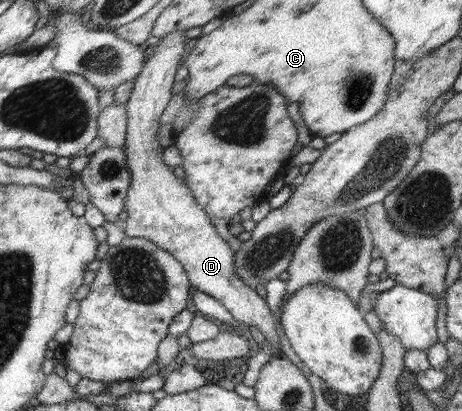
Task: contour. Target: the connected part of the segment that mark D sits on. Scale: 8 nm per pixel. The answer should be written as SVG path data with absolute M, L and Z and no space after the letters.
M173 32L154 46L154 55L145 61L125 103L128 122L123 150L132 185L124 197L124 211L128 215L124 233L127 238L141 237L152 241L173 254L173 257L184 264L184 269L192 278L192 284L199 291L220 301L237 321L246 326L257 327L271 344L273 353L282 352L277 332L278 322L267 306L267 300L236 276L233 249L219 237L211 219L207 217L208 213L193 199L189 186L183 185L163 161L163 149L159 145L159 119L163 115L163 109L167 109L167 103L171 101L177 65L185 53L187 37L184 33Z

